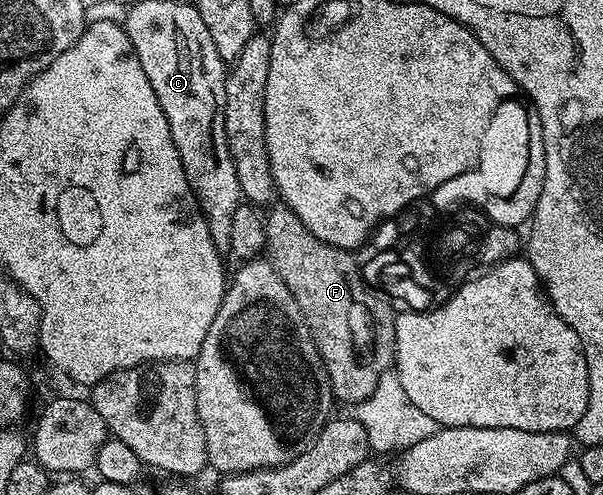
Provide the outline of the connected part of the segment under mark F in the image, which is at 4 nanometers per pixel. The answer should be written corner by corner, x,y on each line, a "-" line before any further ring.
284,202
274,203
269,210
263,216
267,259
279,278
287,282
287,290
295,294
299,310
303,310
303,318
325,363
334,397
340,403
342,400
356,406
371,395
380,376
394,367
395,311
384,295
373,293
374,289
362,276
359,260
350,249
336,248
315,238
303,226
299,214

